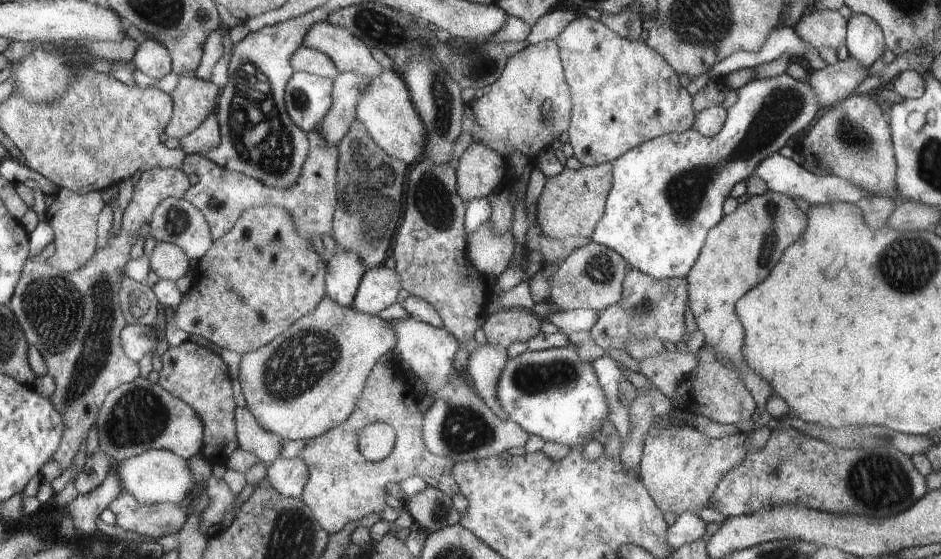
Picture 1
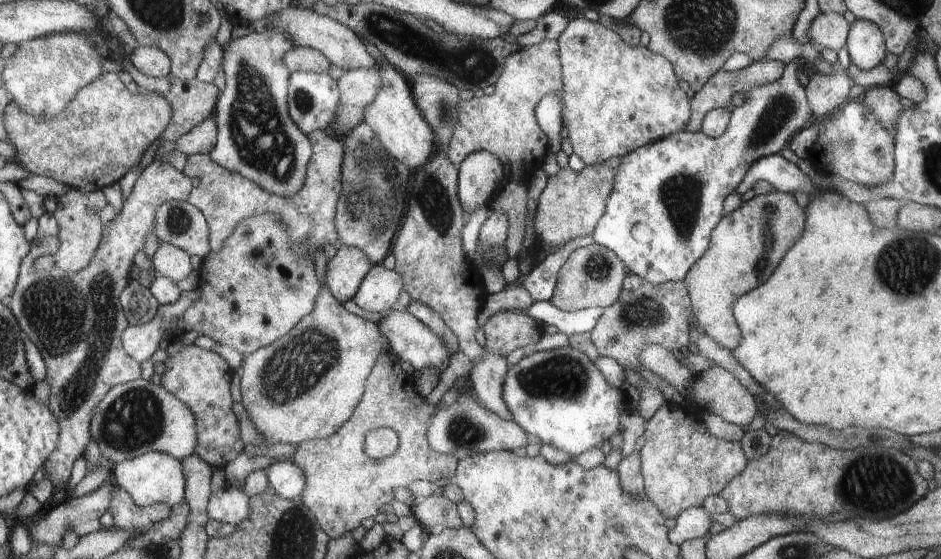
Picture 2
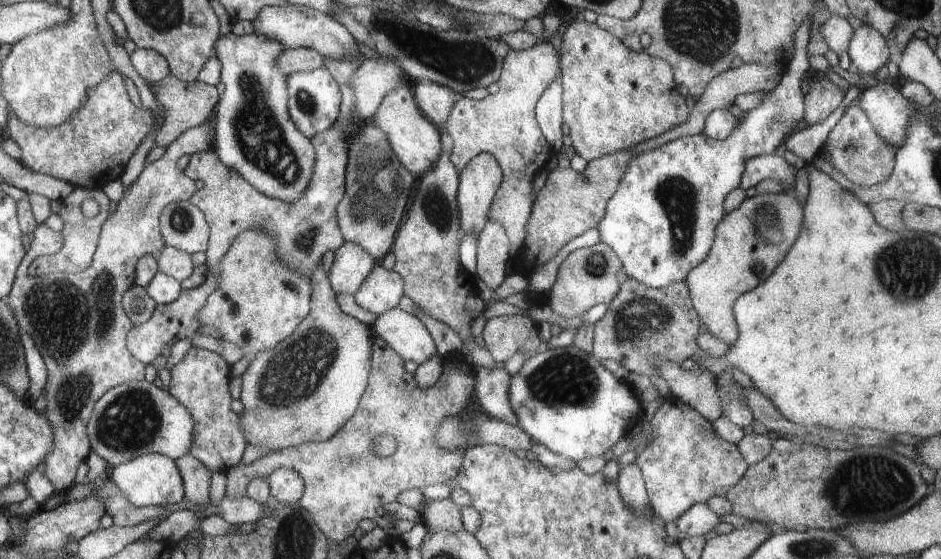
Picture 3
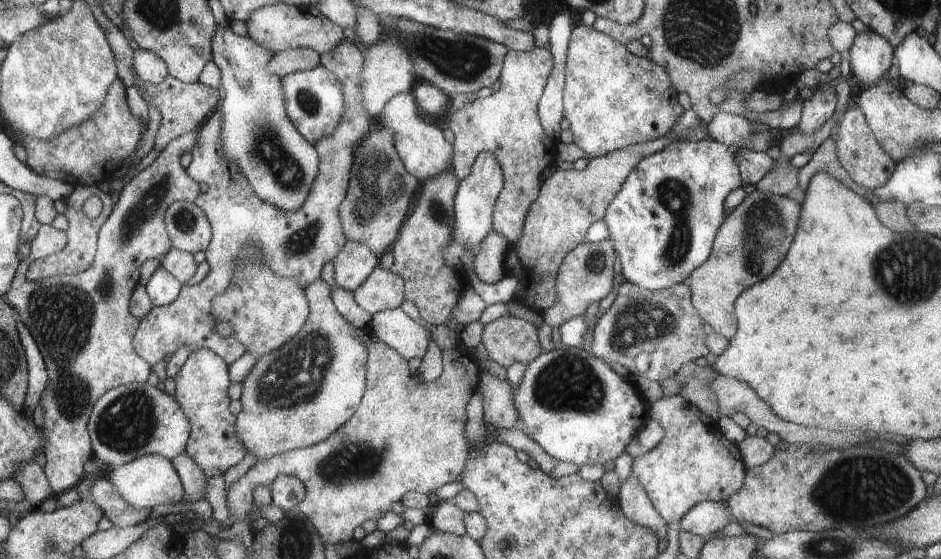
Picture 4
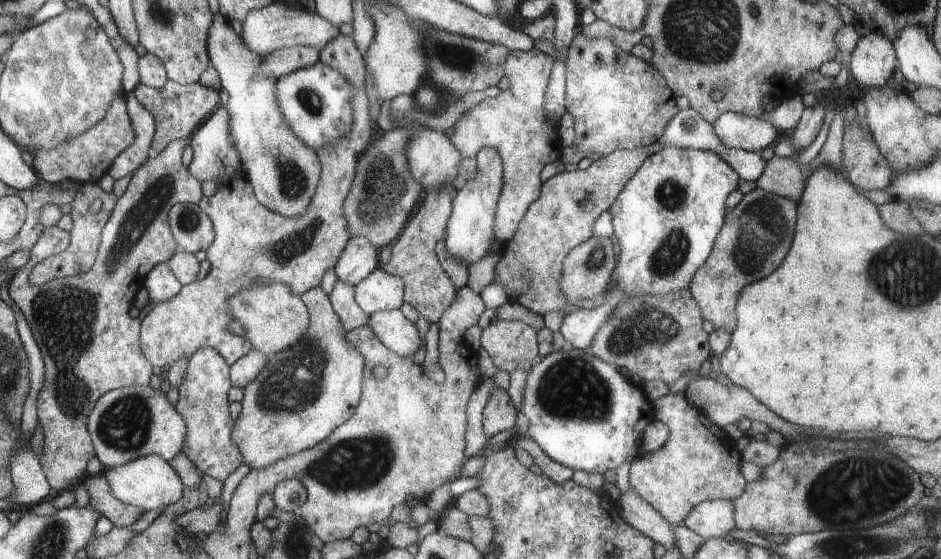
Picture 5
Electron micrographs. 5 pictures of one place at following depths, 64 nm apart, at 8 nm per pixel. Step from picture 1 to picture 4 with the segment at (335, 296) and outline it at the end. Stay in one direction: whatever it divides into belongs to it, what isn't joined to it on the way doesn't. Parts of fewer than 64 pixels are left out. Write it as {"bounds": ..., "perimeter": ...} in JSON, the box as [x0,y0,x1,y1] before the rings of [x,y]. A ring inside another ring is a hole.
{"bounds":[331,242,379,292],"perimeter":[[[347,242],[331,262],[335,272],[335,288],[355,292],[379,266],[375,252],[359,242]]]}

